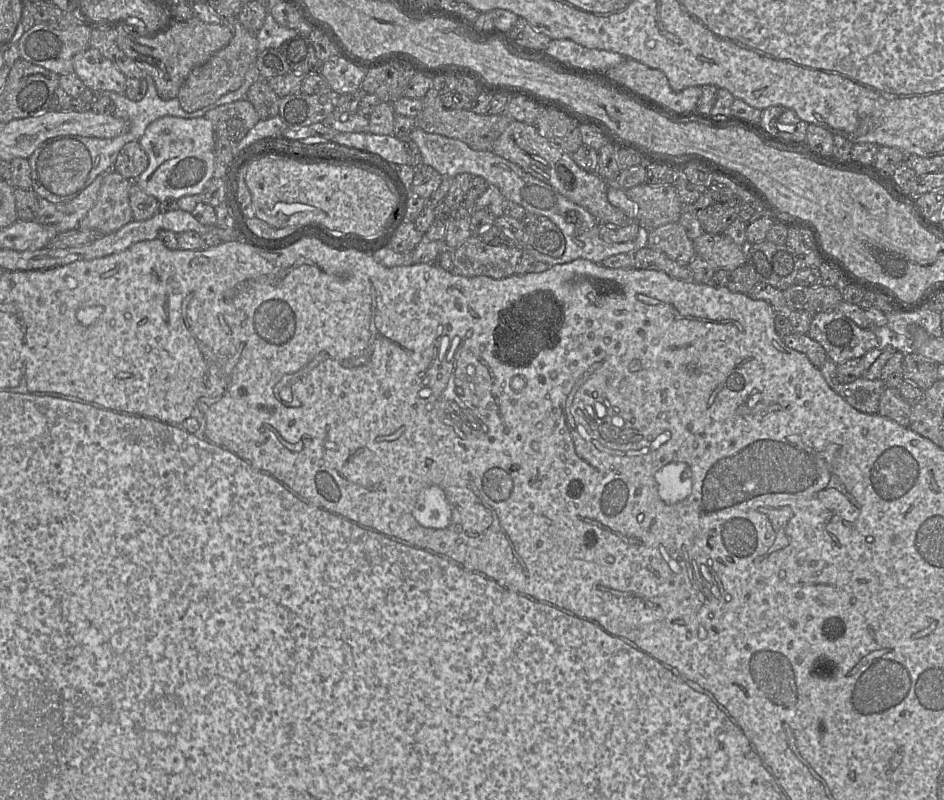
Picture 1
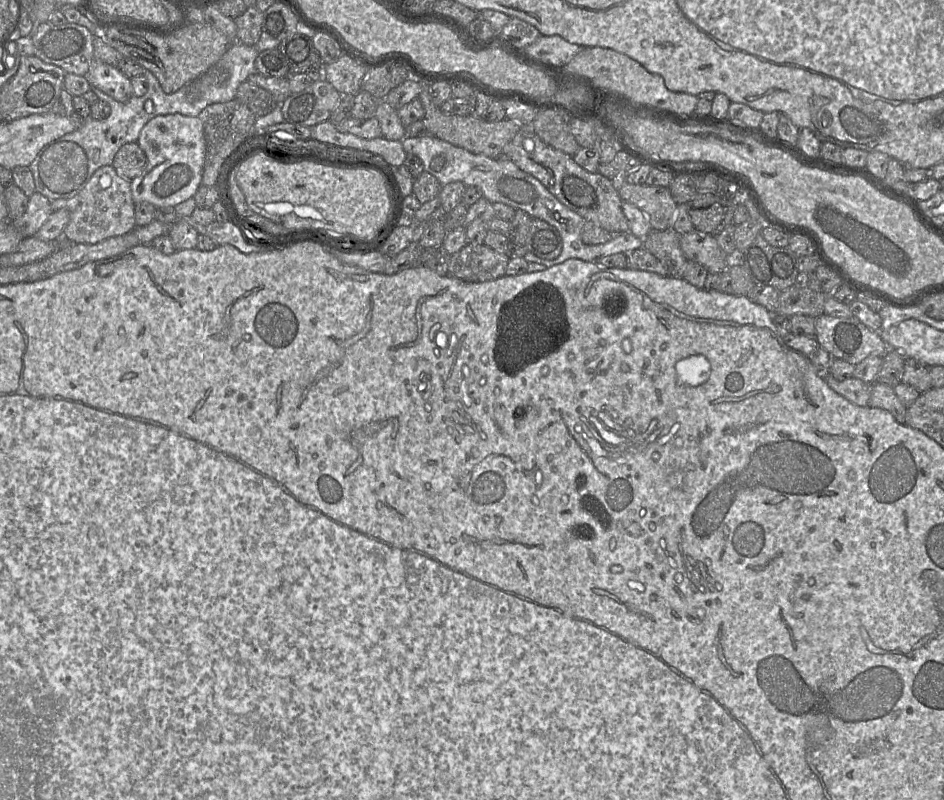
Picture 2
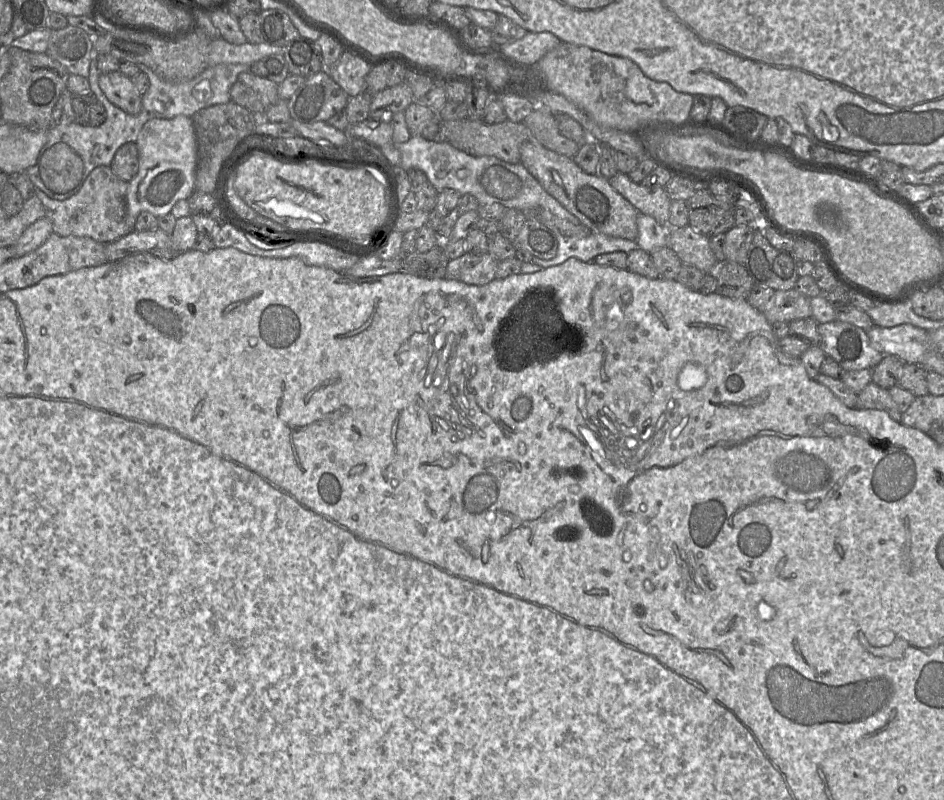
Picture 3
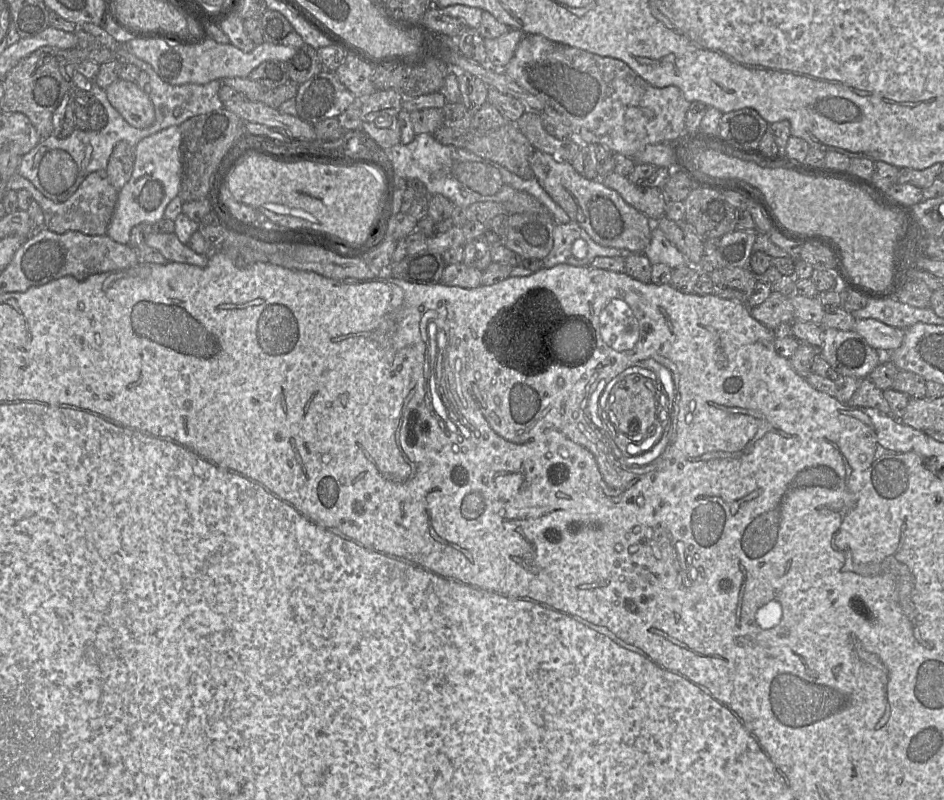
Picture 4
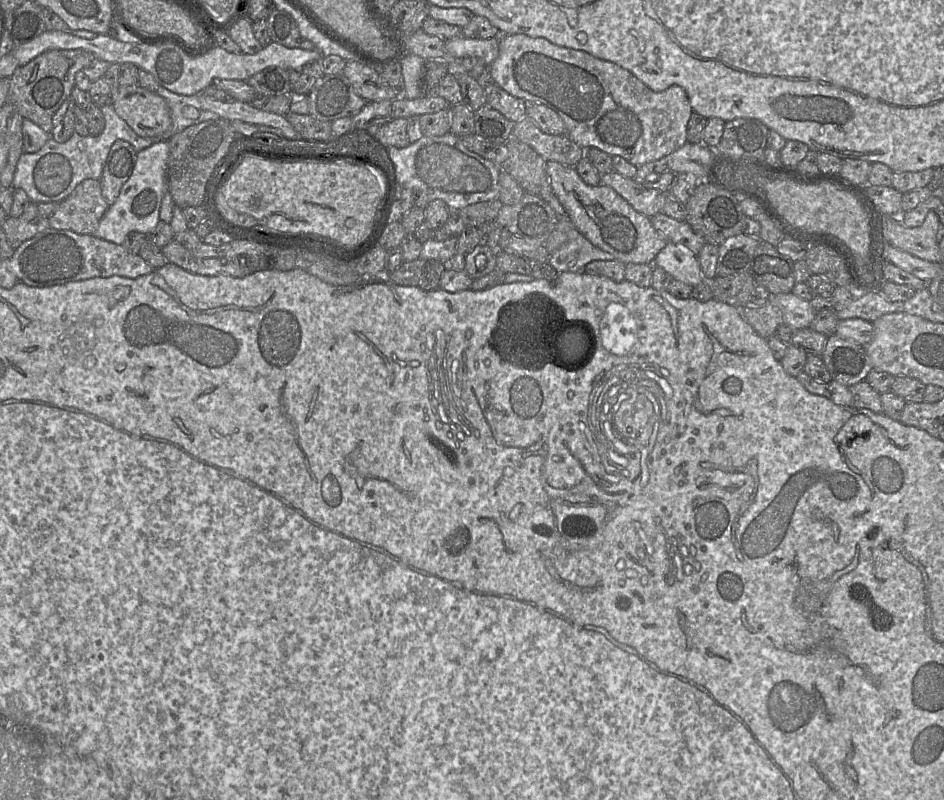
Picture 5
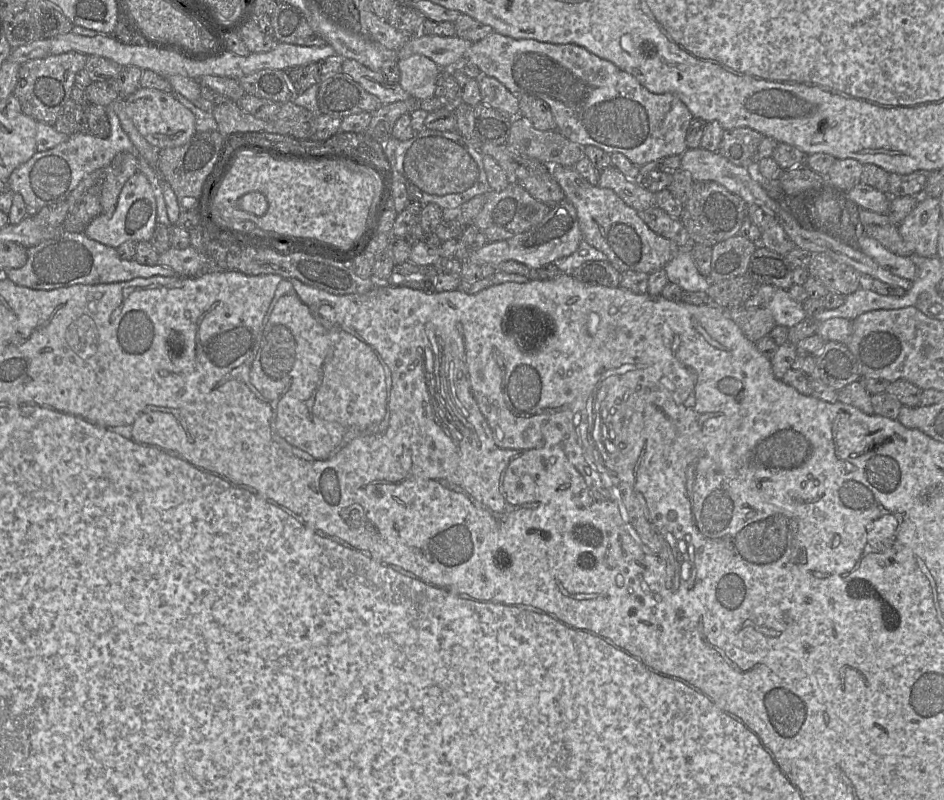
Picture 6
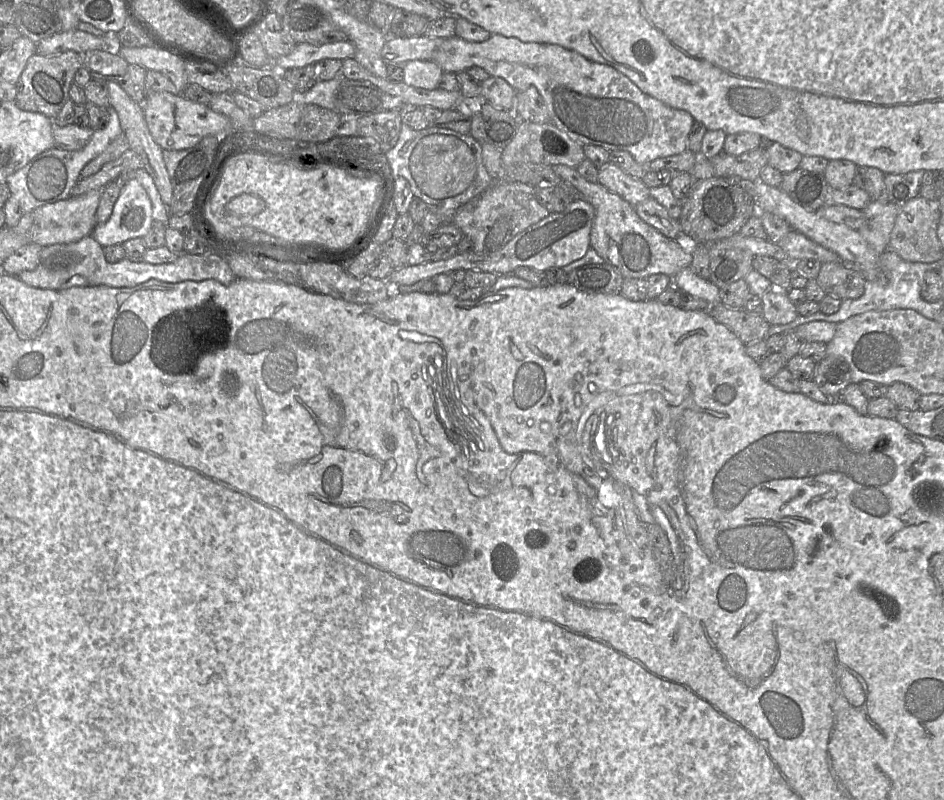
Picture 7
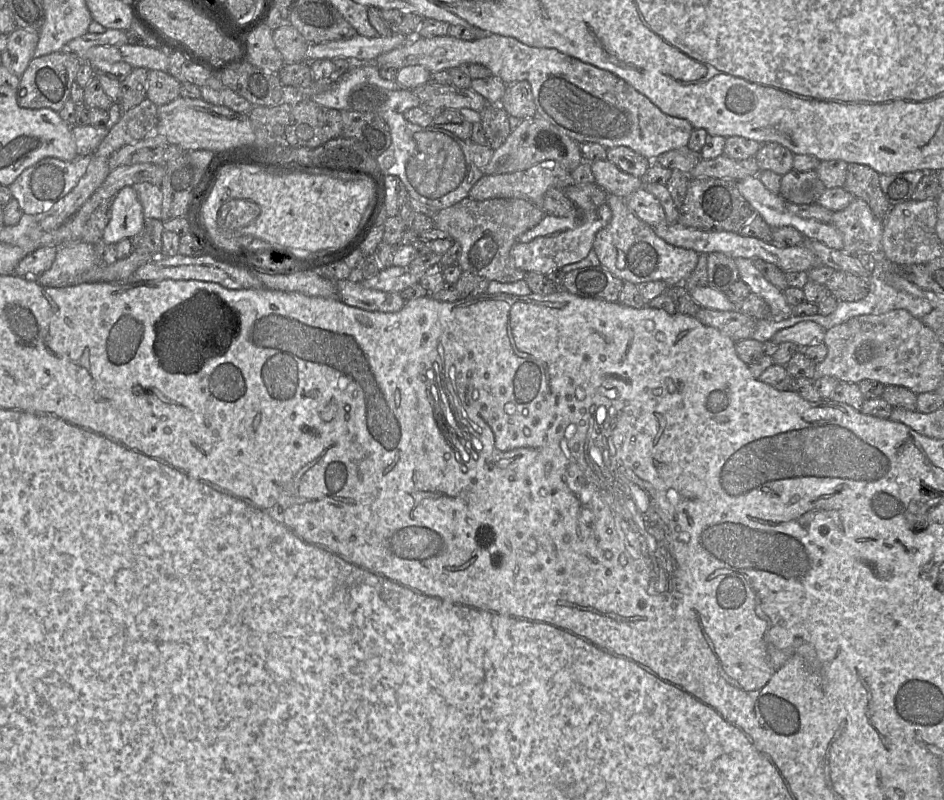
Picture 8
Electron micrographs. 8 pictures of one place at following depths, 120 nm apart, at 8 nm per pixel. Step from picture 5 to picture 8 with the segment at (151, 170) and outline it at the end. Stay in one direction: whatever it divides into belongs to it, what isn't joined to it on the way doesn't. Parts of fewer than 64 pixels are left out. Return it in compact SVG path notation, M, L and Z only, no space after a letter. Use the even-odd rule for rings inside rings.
M125 186L113 197L111 218L102 240L116 245L124 238L131 239L142 230L144 221L143 208L135 190Z

